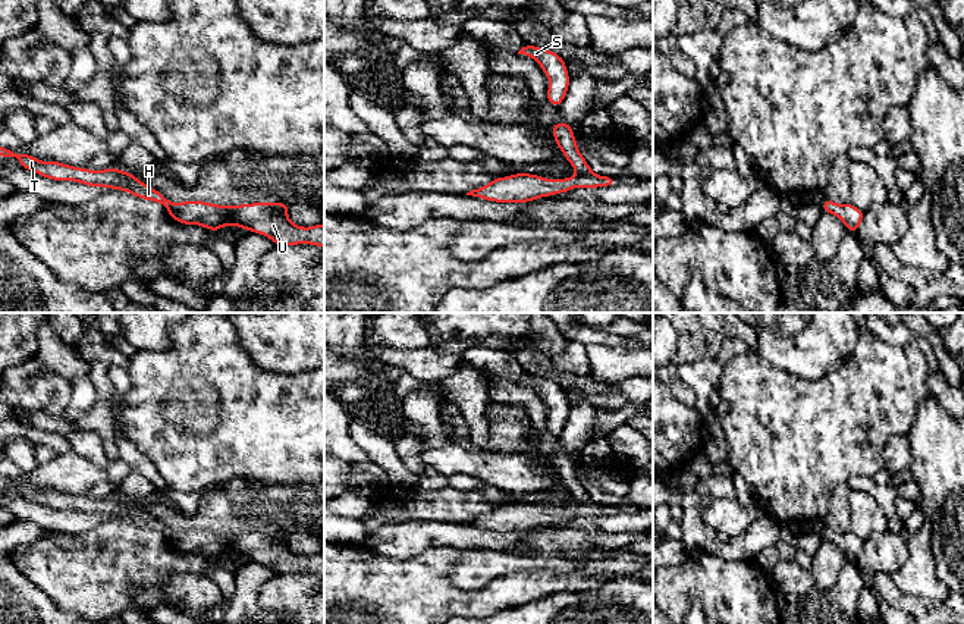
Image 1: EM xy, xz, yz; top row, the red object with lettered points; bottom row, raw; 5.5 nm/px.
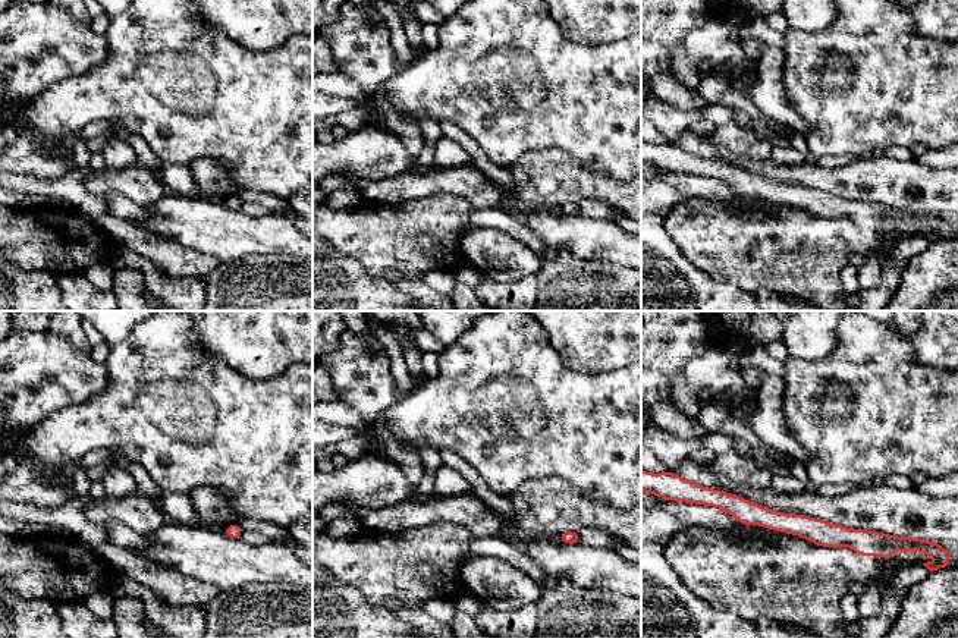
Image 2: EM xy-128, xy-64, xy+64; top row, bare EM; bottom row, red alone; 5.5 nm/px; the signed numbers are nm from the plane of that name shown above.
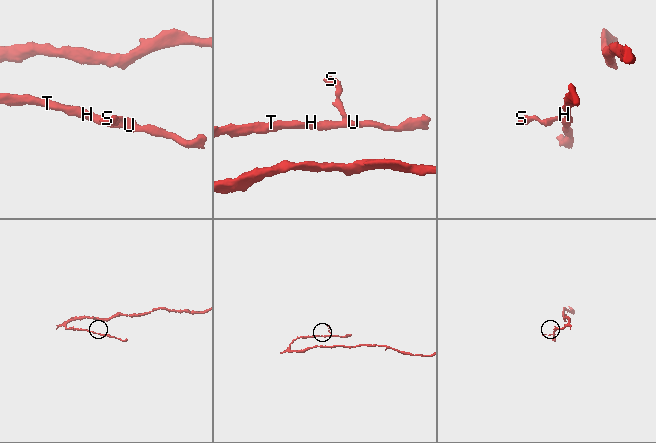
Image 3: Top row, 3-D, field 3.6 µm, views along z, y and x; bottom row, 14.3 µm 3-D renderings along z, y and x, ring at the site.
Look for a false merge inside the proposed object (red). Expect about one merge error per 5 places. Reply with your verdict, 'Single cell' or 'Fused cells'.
Single cell

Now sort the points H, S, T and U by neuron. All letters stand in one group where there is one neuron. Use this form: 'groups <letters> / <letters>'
groups H S T U

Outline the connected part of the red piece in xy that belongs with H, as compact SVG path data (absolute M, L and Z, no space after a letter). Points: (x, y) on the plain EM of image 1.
M0 476L0 485L19 487L21 496L53 509L75 509L88 515L103 515L126 520L135 526L160 532L172 548L183 554L201 554L219 561L226 555L239 555L266 564L277 574L310 573L324 577L324 552L311 556L293 554L288 546L286 532L252 532L241 534L219 534L205 530L170 532L161 521L138 509L135 504L120 498L88 499L54 489L40 490L31 483L19 483Z

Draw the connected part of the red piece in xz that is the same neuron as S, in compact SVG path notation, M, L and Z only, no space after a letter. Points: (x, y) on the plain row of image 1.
M525 373L518 383L528 385L538 391L541 399L547 404L550 416L547 417L547 430L559 436L568 421L569 404L563 386L556 382L540 377L536 374Z

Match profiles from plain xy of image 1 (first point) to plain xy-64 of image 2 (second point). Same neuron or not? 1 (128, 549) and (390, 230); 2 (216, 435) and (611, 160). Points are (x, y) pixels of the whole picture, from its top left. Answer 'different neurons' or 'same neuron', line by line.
1: same neuron
2: same neuron

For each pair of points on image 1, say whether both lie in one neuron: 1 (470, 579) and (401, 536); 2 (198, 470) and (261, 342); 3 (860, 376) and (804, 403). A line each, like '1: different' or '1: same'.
1: different
2: different
3: same

